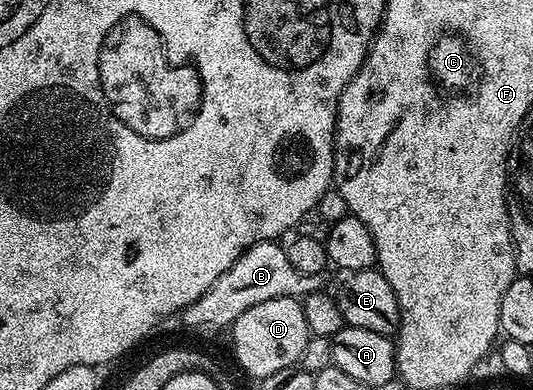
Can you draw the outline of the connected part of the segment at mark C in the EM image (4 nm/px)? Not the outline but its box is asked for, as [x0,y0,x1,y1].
[423,30,487,118]

